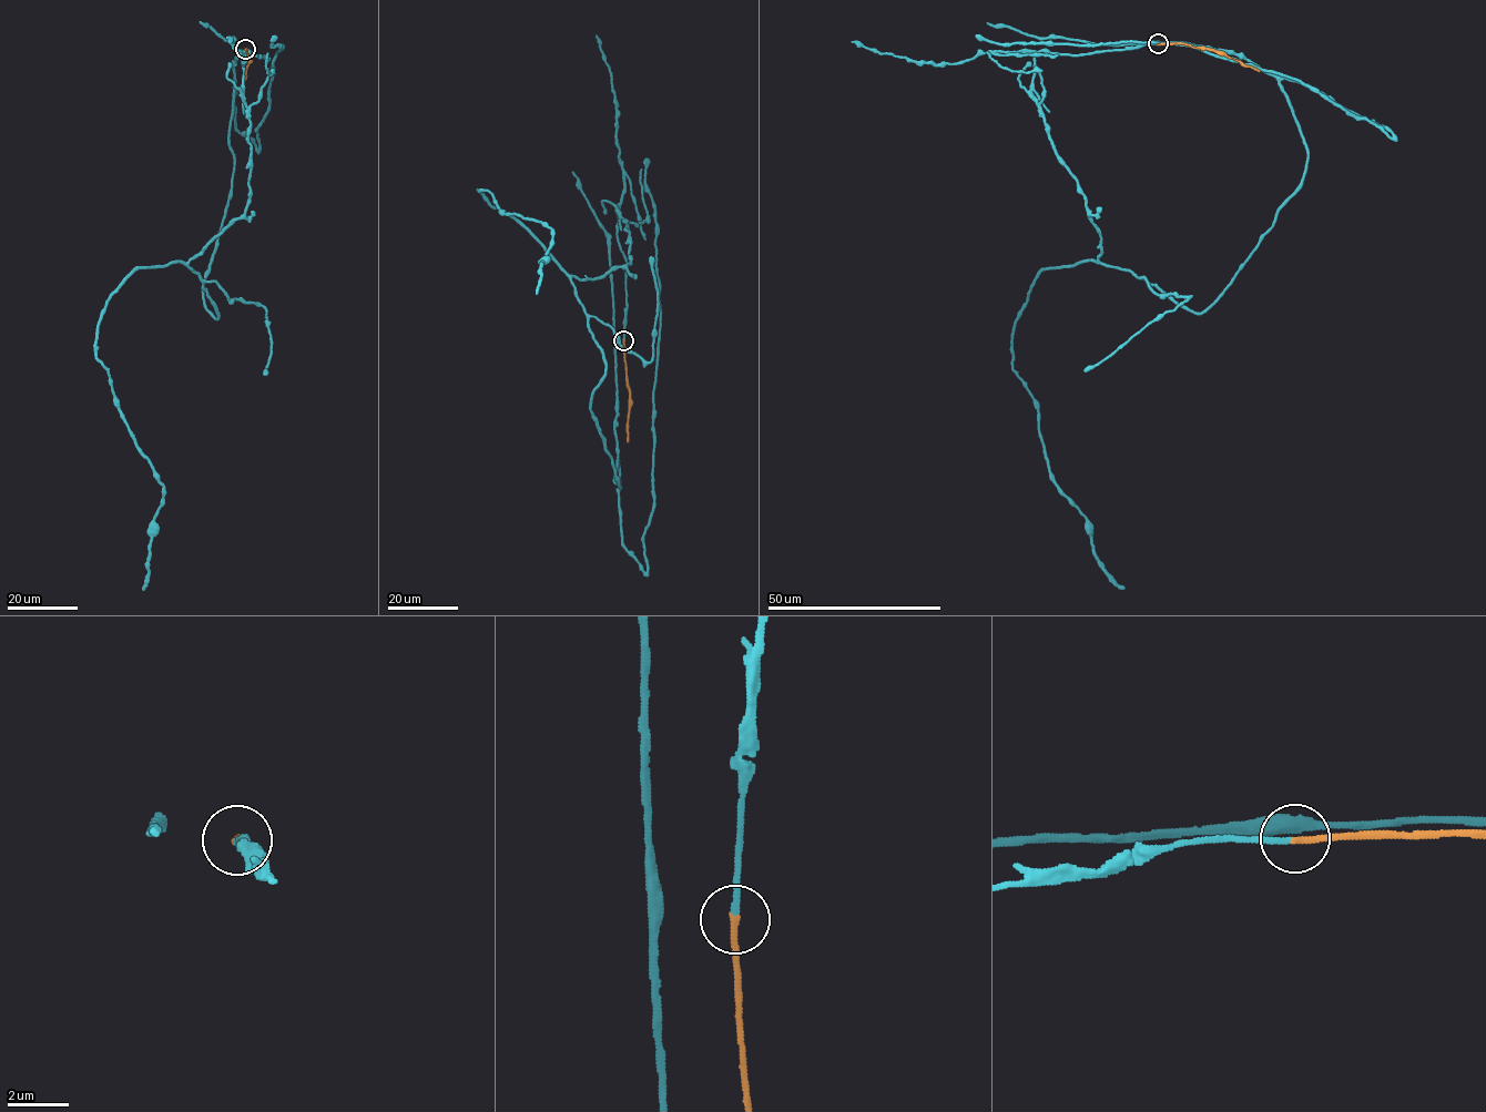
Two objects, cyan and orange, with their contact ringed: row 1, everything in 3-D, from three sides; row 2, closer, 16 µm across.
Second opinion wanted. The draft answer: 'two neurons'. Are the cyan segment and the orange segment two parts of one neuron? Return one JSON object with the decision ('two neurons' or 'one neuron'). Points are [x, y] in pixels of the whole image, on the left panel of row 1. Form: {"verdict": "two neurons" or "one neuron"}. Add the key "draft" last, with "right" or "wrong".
{"verdict": "one neuron", "draft": "wrong"}

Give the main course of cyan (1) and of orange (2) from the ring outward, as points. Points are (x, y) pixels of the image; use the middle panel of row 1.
1: (623, 340), (617, 212), (629, 263), (571, 278), (645, 572), (647, 159)
2: (623, 340), (629, 389), (628, 441)

